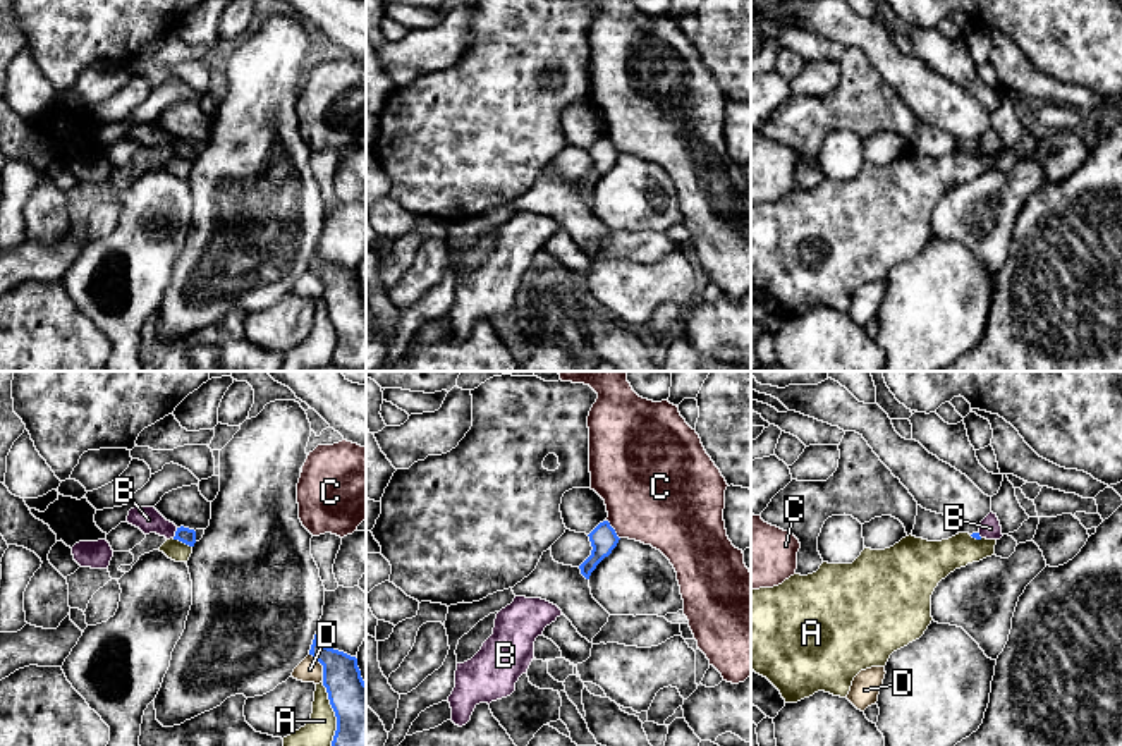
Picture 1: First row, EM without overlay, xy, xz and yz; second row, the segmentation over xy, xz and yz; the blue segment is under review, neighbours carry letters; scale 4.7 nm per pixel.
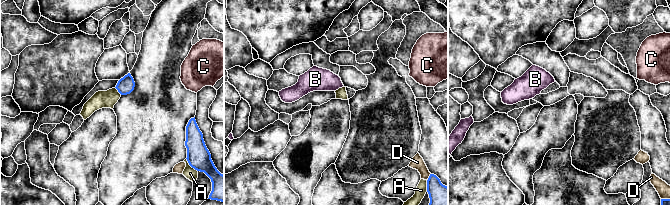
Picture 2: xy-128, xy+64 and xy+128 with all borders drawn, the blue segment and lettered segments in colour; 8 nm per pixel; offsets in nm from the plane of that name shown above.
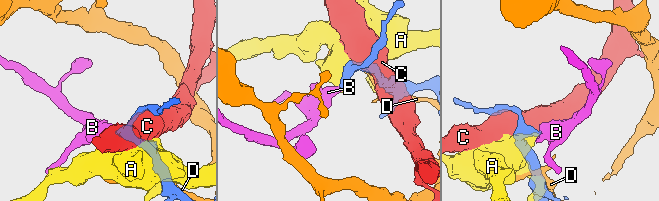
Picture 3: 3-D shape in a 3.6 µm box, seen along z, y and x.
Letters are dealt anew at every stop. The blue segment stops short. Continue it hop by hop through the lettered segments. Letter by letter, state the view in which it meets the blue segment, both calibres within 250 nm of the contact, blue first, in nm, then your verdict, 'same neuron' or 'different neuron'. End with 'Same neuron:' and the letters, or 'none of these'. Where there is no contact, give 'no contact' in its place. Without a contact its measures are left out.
A: xy | 280/150 nm | different neuron
B: xy | 70/120 nm | same neuron
C: xz | 130/460 nm | different neuron
D: xy | 220/110 nm | different neuron
Same neuron: B

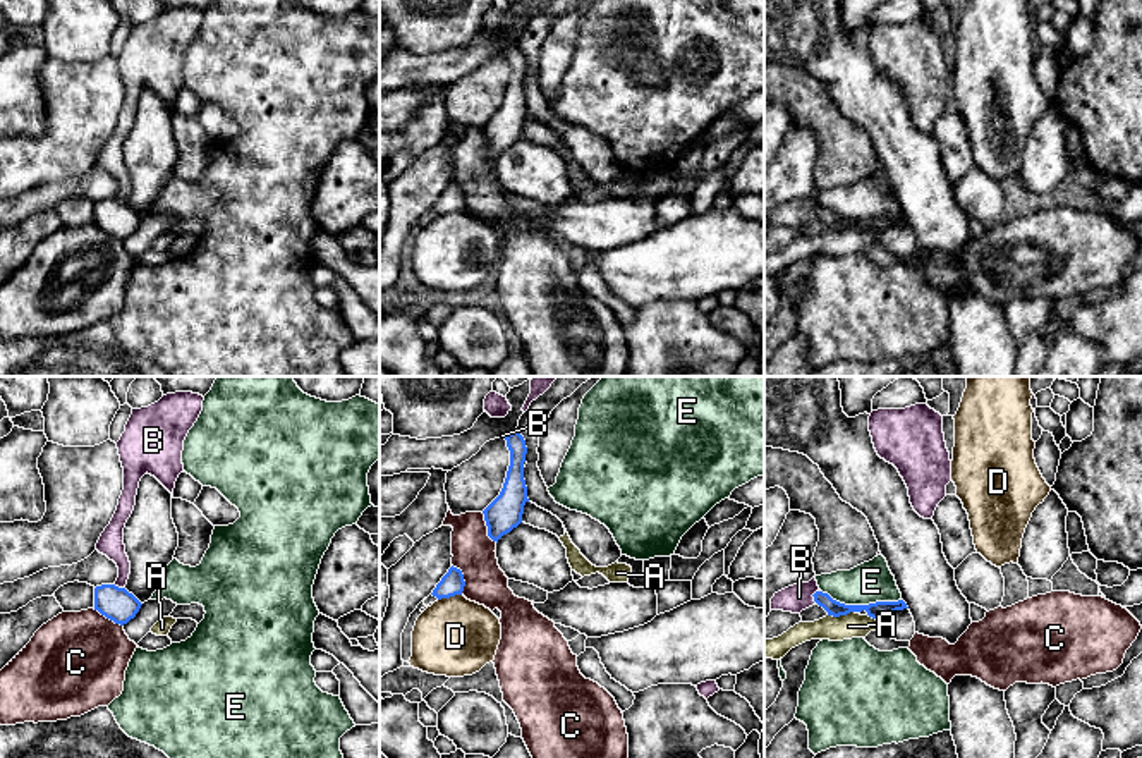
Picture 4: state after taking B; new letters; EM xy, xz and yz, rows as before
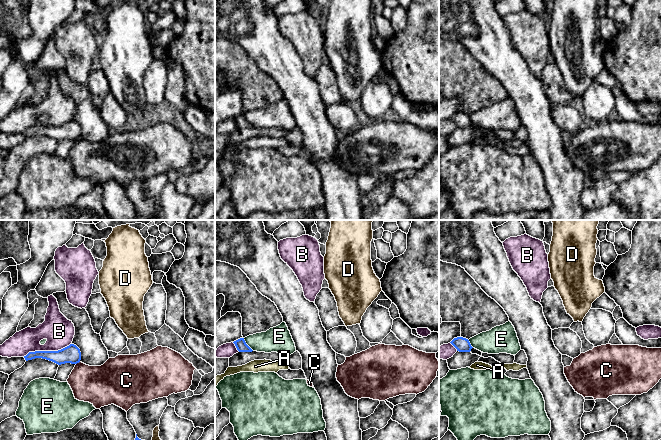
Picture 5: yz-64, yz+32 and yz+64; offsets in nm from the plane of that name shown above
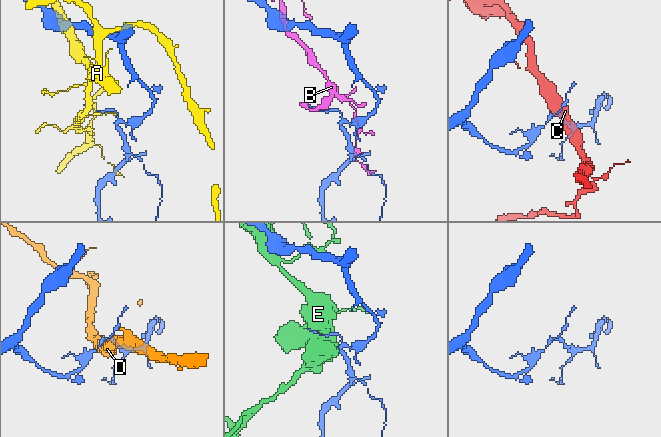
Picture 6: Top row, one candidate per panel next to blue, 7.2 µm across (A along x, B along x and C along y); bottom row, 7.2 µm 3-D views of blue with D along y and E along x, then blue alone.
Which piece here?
A: yz | 90/120 nm | different neuron
B: yz | 70/130 nm | different neuron
C: xz | 110/200 nm | different neuron
D: xz | 110/360 nm | different neuron
E: yz | 90/190 nm | different neuron
Same neuron: none of these

